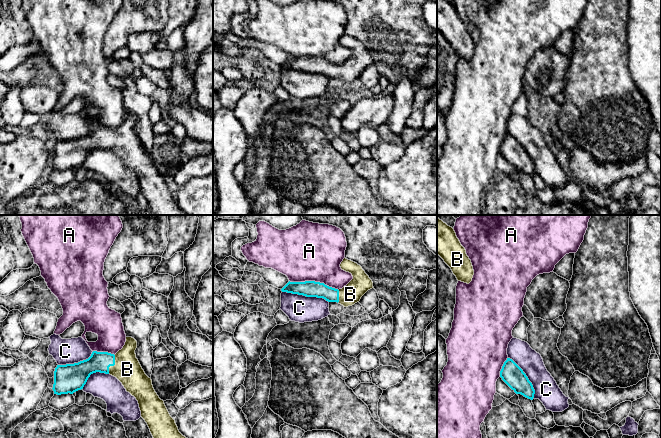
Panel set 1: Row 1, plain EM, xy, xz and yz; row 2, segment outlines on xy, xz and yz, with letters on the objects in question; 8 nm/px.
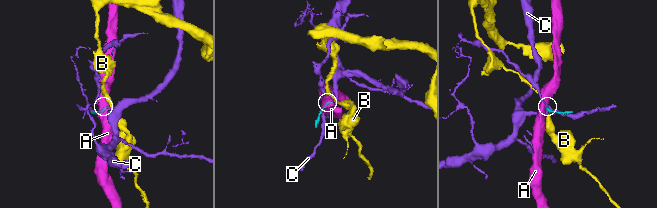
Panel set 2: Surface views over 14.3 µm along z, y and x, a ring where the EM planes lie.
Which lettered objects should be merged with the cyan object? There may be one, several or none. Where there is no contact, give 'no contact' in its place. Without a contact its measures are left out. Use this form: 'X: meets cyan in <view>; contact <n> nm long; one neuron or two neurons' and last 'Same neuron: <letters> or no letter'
A: meets cyan in xz; contact 400 nm long; two neurons
B: meets cyan in xy; contact 160 nm long; one neuron
C: meets cyan in xz; contact 380 nm long; two neurons
Same neuron: B

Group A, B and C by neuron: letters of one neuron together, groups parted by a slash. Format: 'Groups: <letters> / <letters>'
Groups: A / B / C

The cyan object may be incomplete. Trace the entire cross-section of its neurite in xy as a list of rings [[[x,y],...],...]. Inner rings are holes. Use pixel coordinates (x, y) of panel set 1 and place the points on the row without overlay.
[[[126,113],[125,121],[115,131],[93,127],[86,136],[57,141],[52,164],[54,170],[73,170],[83,165],[93,149],[110,150],[136,174],[141,193],[147,199],[154,215],[188,215],[179,208],[164,177],[155,168],[151,154],[145,150],[136,134],[136,124],[137,117],[132,113]]]

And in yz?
[[[510,134],[504,138],[500,147],[502,156],[516,169],[533,176],[535,166],[523,146]]]

